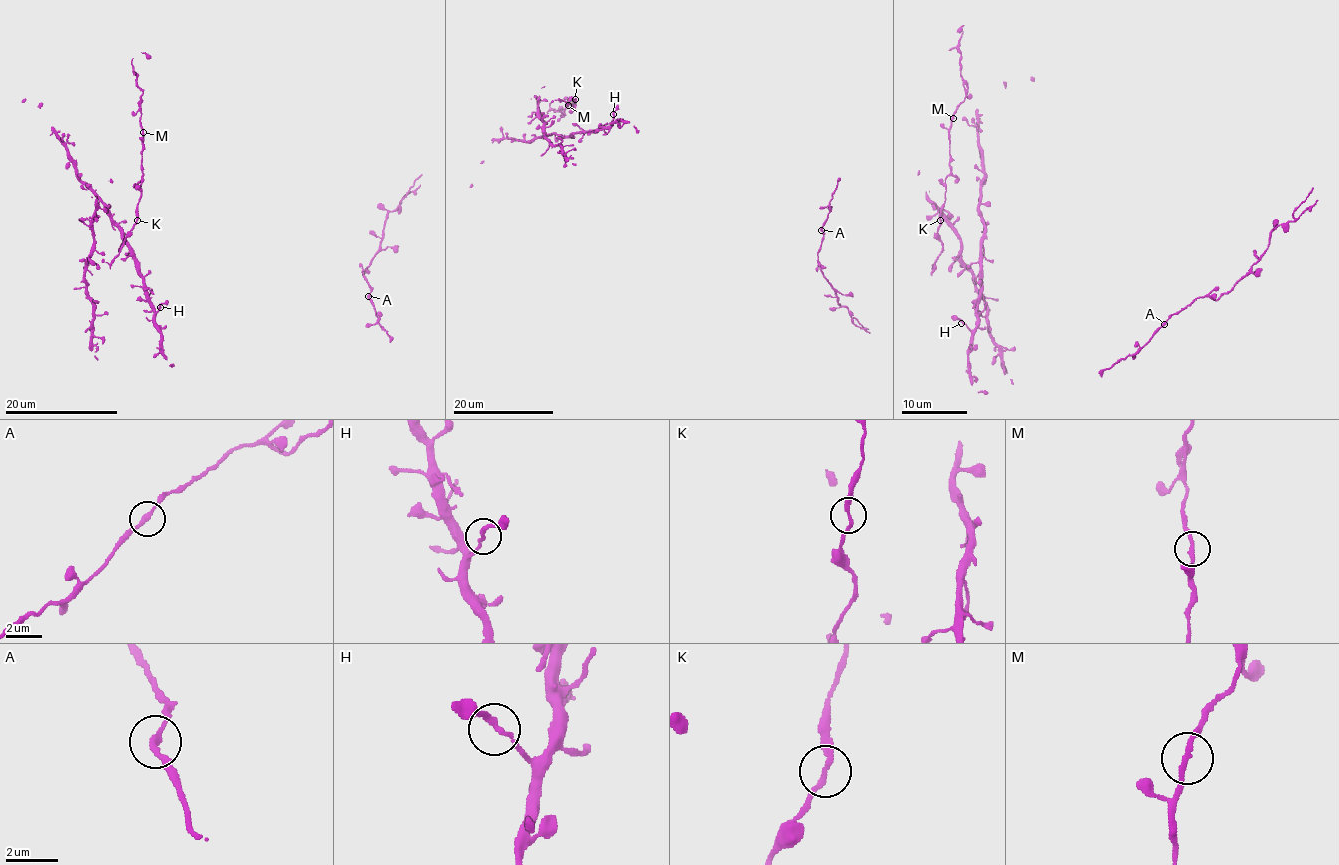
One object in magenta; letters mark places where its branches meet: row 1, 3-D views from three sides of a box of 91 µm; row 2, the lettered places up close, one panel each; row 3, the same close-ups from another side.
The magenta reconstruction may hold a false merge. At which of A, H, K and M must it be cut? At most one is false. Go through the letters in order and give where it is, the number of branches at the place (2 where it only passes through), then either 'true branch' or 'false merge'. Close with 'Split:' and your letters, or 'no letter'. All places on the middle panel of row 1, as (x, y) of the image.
A: at (821, 230); 2 branches meet; true branch
H: at (613, 114); 2 branches meet; true branch
K: at (575, 99); 2 branches meet; true branch
M: at (568, 105); 2 branches meet; true branch
Split: no letter

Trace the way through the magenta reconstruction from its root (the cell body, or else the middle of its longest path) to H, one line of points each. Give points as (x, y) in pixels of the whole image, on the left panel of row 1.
H: (173, 365), (169, 365), (163, 351), (162, 332), (155, 322), (160, 307)

